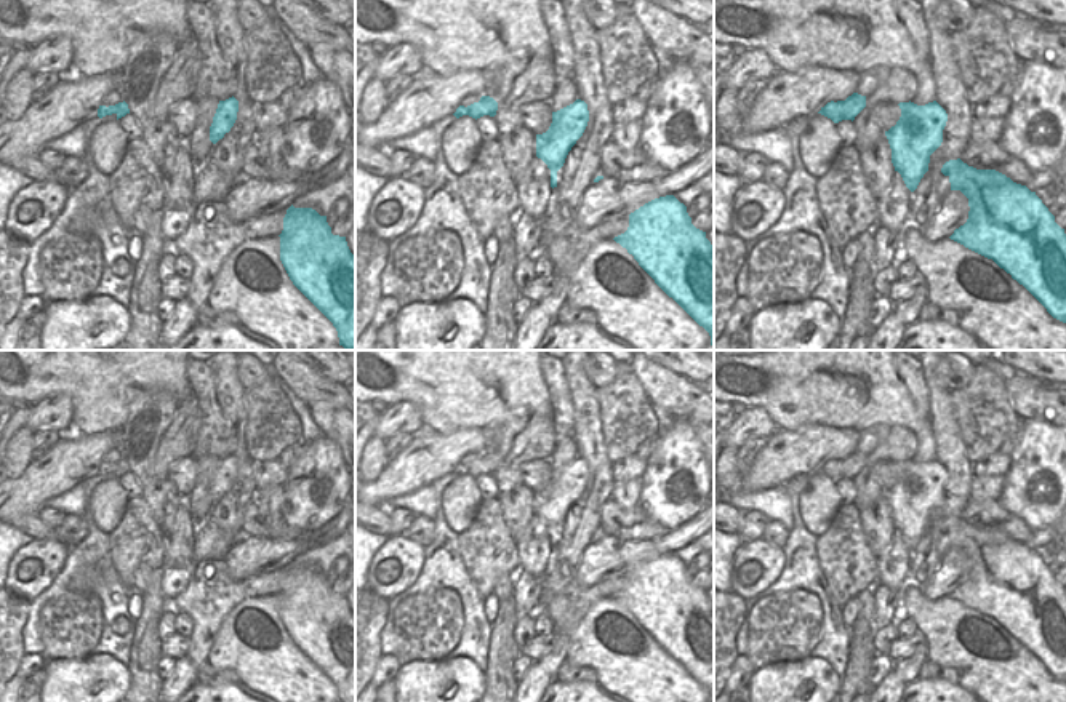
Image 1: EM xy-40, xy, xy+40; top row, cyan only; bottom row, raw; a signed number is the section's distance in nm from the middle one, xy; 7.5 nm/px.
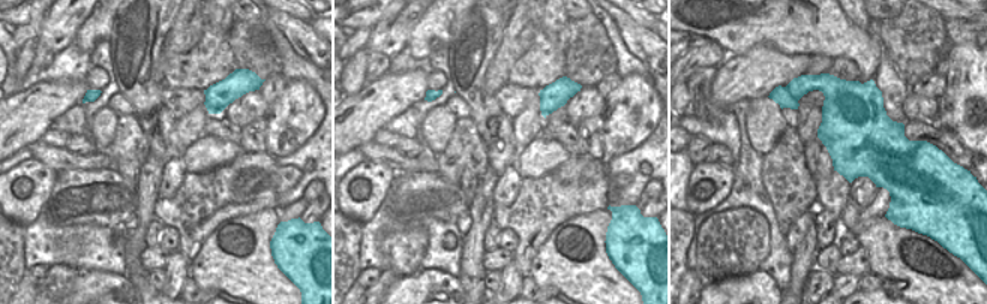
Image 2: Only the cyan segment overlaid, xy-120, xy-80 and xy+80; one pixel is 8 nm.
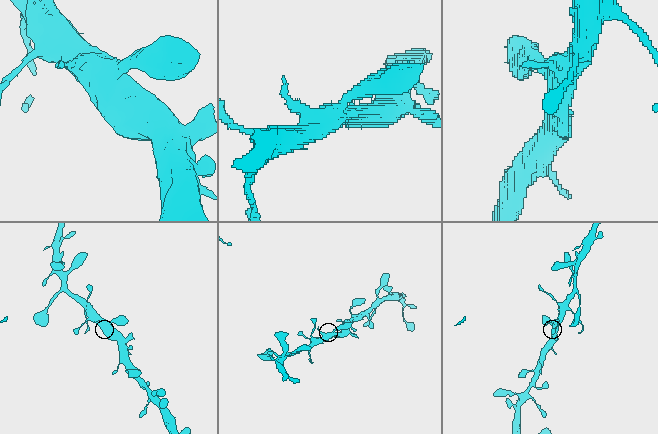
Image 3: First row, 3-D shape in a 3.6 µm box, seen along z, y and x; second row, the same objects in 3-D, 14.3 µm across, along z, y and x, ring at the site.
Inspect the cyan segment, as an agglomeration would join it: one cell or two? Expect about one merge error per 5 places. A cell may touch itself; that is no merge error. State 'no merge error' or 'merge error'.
no merge error

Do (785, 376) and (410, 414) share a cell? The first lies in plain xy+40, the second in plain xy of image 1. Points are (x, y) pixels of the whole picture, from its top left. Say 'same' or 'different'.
different

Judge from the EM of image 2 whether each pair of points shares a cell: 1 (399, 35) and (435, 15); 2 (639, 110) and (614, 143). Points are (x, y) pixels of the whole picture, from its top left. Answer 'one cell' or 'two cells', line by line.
1: two cells
2: one cell

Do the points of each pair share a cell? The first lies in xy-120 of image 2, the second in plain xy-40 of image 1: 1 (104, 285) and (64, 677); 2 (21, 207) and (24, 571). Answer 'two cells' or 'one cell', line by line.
1: one cell
2: one cell

